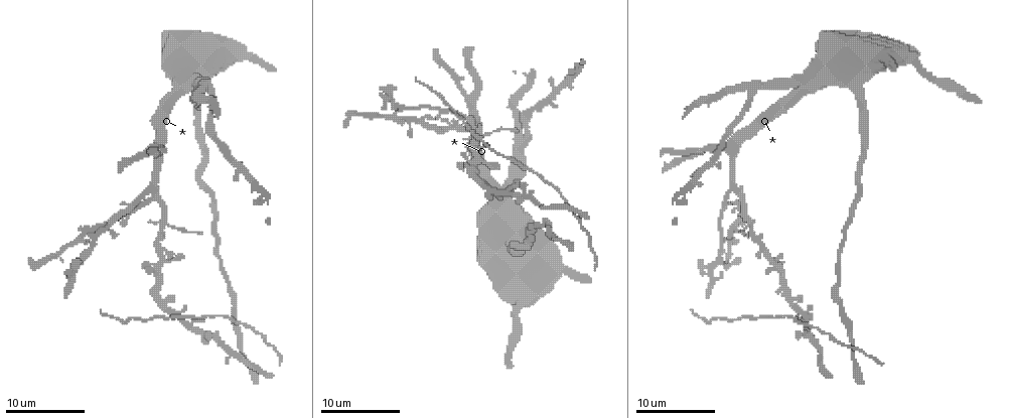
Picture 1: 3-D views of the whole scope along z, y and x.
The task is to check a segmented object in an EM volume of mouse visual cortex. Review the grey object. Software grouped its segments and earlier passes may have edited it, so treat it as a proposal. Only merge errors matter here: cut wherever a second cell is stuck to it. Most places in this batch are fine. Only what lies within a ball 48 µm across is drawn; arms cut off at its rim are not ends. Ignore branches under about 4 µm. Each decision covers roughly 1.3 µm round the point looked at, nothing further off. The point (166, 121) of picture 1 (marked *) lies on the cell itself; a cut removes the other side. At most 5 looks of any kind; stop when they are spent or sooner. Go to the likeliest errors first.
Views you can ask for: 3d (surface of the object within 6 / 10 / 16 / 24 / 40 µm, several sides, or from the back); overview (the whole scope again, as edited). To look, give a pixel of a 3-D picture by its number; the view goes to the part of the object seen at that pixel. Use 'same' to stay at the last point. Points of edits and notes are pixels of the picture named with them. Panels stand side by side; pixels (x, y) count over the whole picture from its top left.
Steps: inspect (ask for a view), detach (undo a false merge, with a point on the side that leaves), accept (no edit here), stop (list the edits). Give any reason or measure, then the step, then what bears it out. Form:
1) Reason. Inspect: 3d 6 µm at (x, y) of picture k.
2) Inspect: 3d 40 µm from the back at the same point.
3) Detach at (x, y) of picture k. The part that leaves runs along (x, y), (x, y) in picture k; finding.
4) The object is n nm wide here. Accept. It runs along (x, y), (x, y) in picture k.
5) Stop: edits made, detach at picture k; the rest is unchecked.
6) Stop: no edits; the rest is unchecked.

Three arms meet. Inspect: 3d 10 µm at (471, 97) of picture 1.

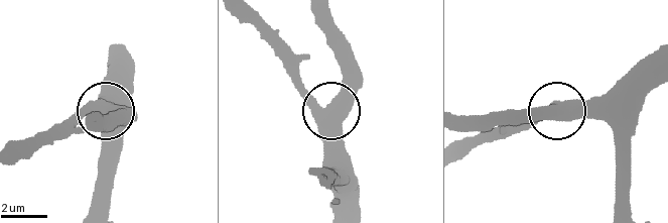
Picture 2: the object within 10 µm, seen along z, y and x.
Inspect: 3d 10 µm from the back at (102, 111) of picture 2.

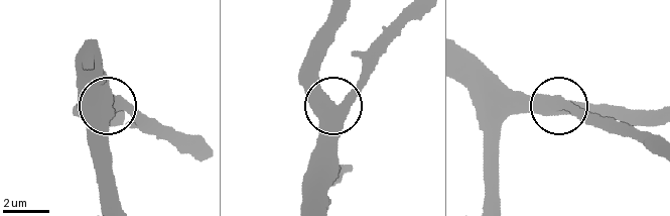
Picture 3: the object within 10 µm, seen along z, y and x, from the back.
3 arms meet here. Accept. It runs along (314, 201), (333, 103), (316, 80), (312, 46) in picture 3; continuous, no second cell.

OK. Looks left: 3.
Inspect: 3d 6 µm at (191, 326) of picture 1.

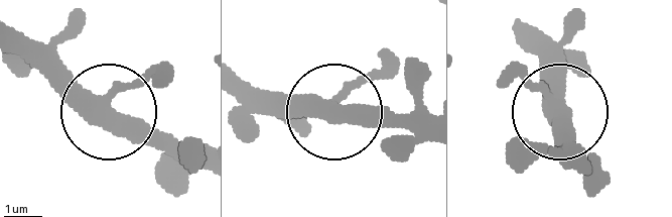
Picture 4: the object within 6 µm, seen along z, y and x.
The object is 370 nm wide here. Accept. It runs along (241, 80), (411, 138) in picture 4; all the same cell.

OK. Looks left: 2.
Inspect: 3d 16 µm at (800, 78) of picture 1.

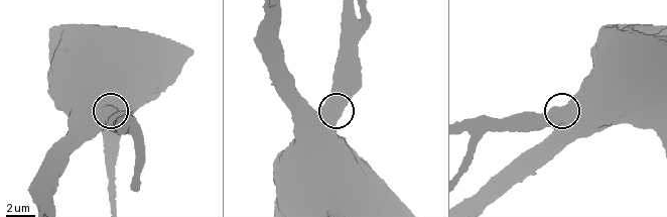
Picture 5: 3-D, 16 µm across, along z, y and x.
Accept. It runs along (55, 188), (67, 145), (99, 110), (110, 109), (110, 120) in picture 5; one cell here.

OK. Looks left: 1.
Stop: no edits; the rest is unchecked.

